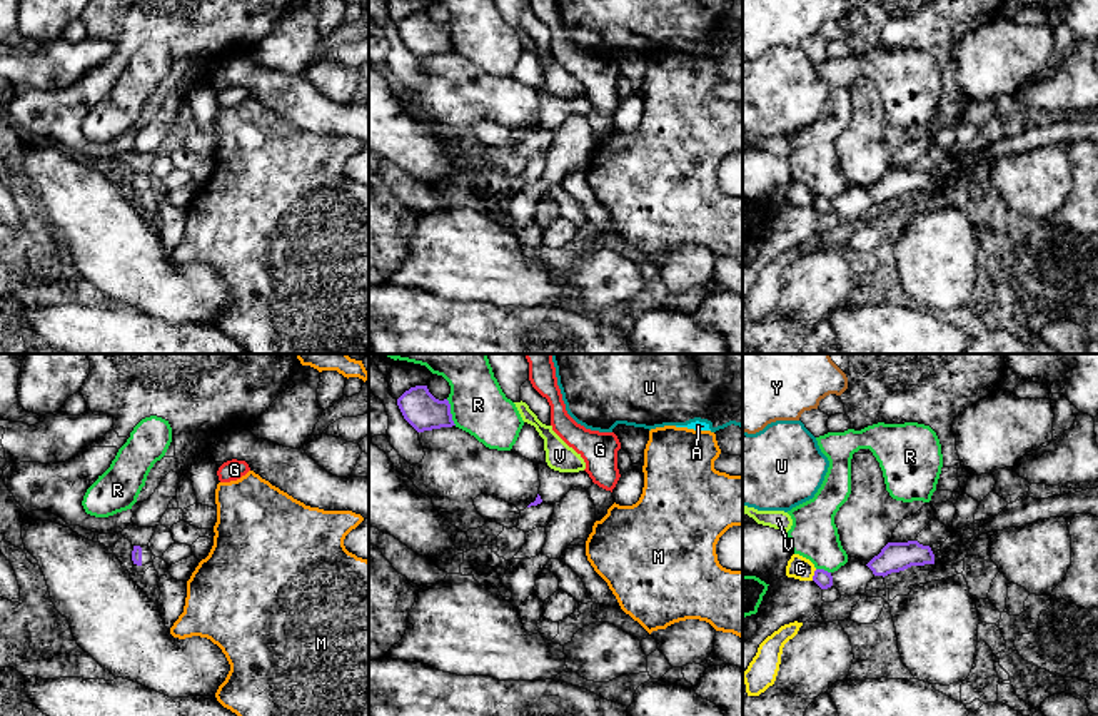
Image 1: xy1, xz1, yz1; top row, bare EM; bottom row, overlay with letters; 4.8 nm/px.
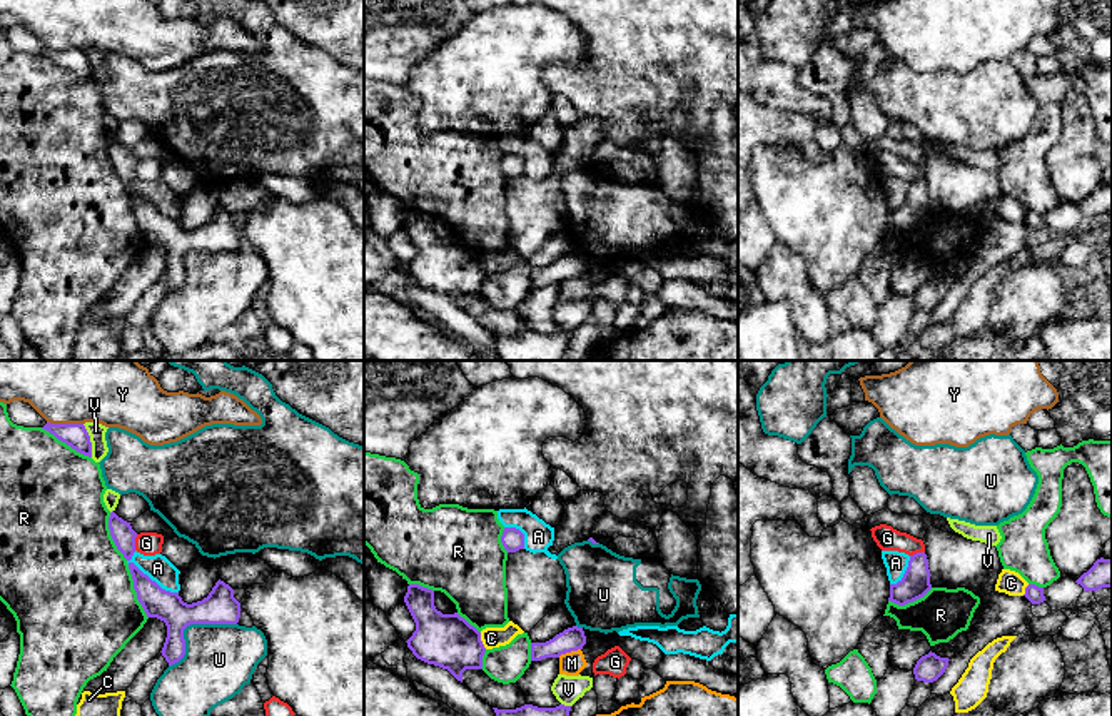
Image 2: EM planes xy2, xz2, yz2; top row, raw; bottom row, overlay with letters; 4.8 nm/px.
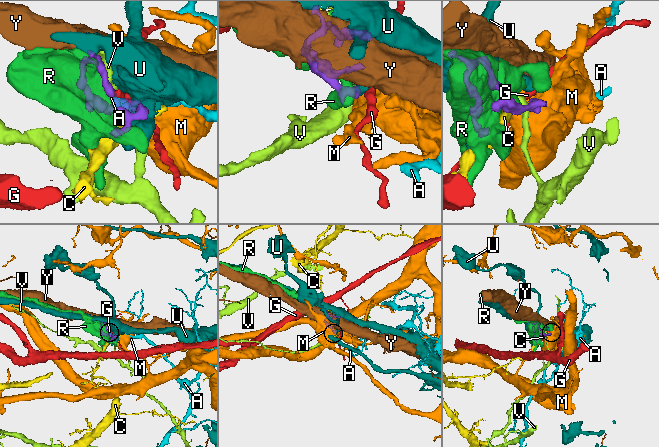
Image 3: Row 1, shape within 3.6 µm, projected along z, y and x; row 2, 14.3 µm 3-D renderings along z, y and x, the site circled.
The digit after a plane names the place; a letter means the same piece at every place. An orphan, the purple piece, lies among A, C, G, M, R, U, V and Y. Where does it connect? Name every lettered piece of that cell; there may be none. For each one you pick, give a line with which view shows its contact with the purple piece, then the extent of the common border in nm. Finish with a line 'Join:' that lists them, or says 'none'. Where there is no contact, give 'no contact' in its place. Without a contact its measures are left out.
Join: none

